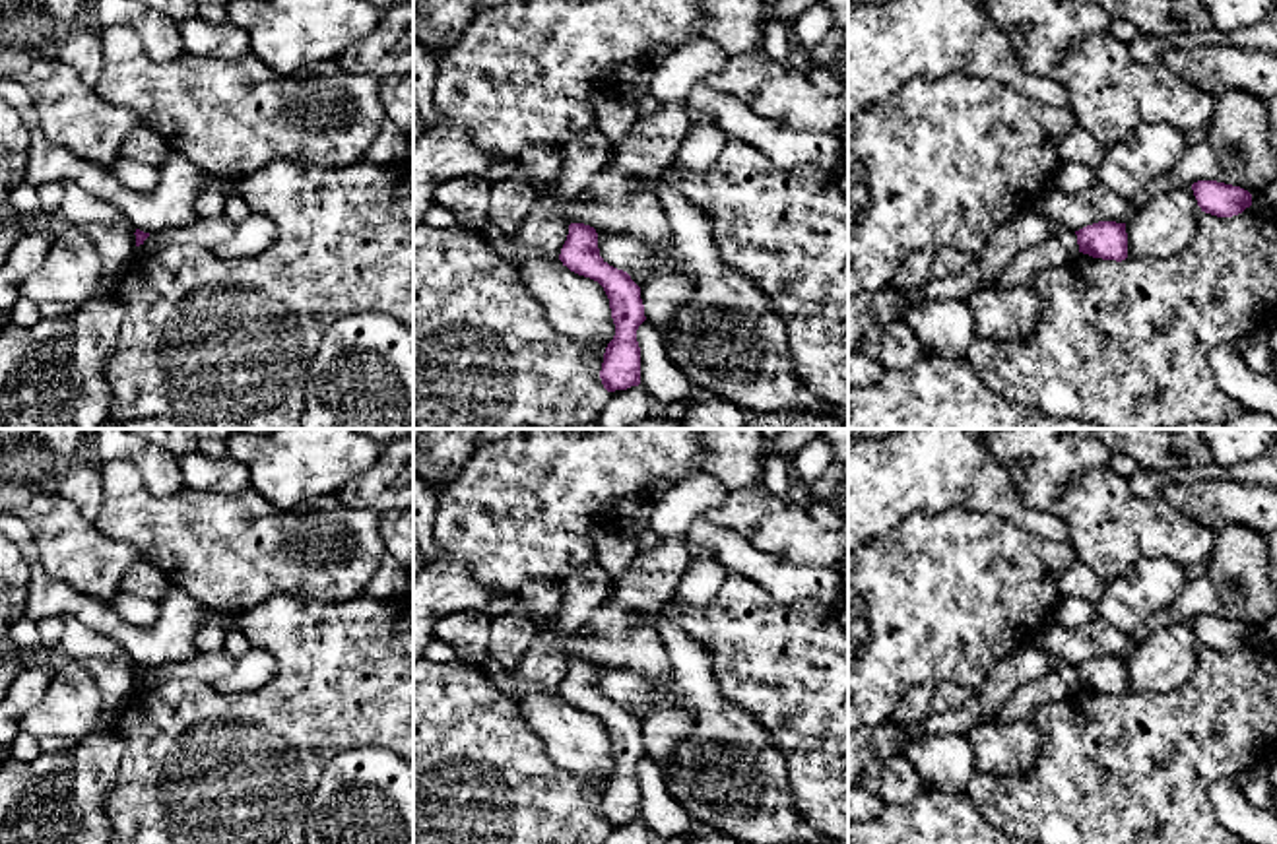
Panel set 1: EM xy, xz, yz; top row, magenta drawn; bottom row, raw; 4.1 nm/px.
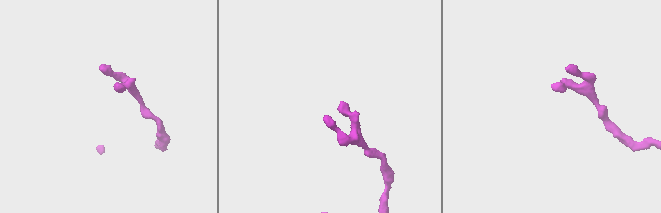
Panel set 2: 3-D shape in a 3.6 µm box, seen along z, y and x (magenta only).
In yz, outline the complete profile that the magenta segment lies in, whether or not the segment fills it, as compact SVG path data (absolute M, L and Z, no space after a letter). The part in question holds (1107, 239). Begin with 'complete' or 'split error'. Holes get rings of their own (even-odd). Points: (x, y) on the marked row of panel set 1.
complete | M1098 221L1075 231L1075 235L1083 254L1116 262L1128 258L1126 223Z

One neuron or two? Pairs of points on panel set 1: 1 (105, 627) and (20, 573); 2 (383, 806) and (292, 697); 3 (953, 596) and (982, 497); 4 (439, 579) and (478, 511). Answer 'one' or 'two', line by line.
1: two
2: two
3: two
4: two

